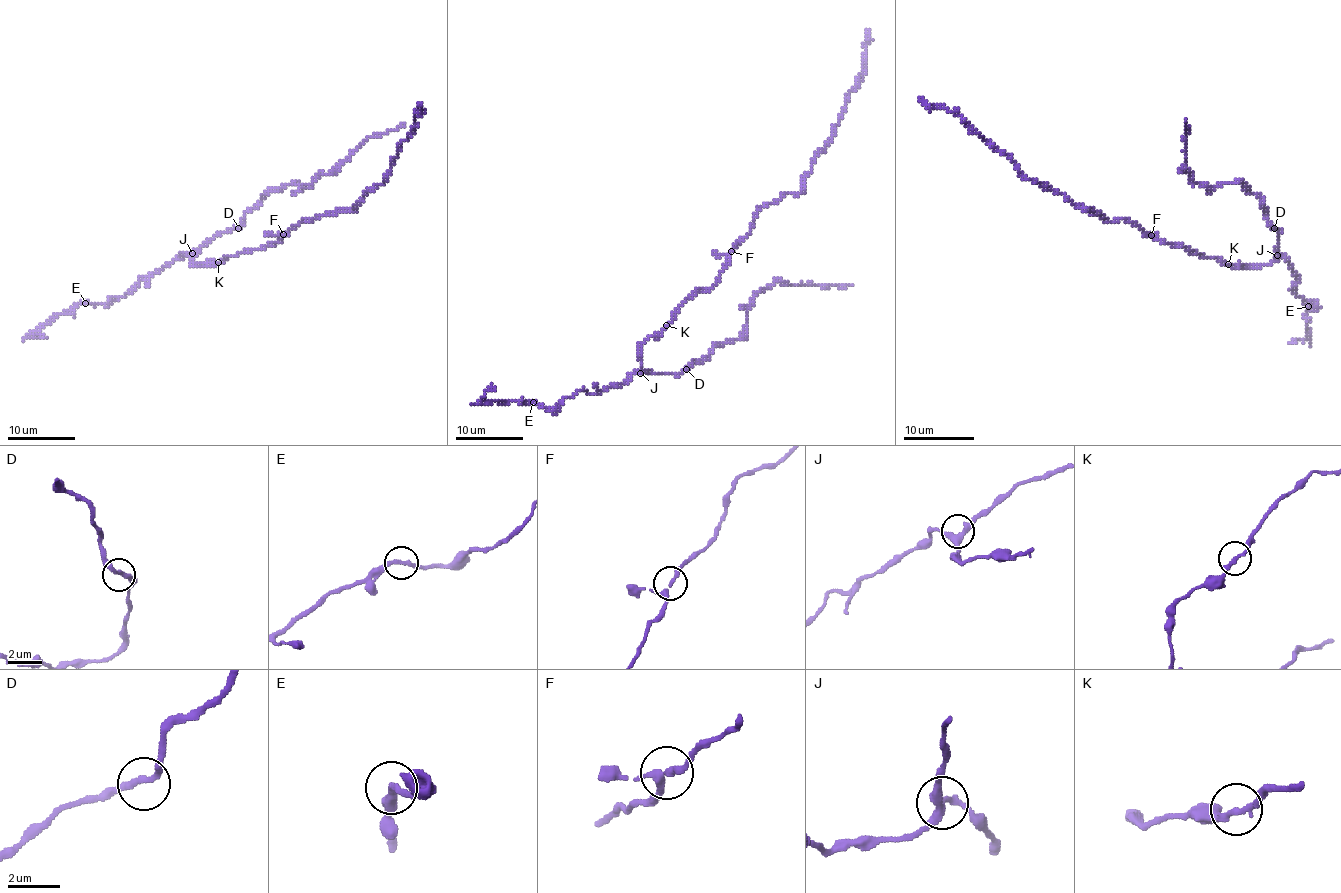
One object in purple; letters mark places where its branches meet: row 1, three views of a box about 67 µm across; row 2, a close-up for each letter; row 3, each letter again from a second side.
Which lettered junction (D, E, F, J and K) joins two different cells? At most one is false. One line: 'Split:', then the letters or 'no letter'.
Split: no letter

